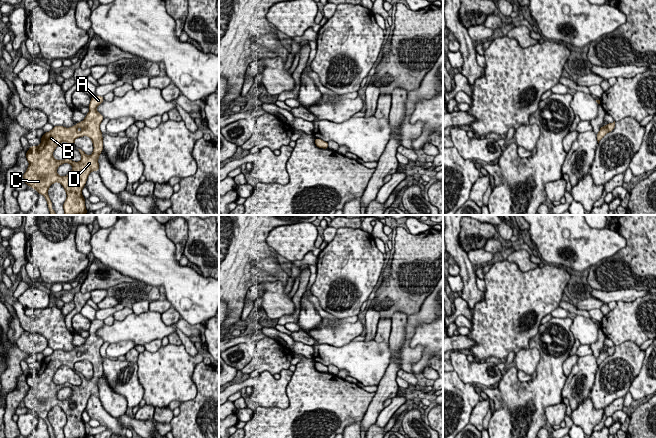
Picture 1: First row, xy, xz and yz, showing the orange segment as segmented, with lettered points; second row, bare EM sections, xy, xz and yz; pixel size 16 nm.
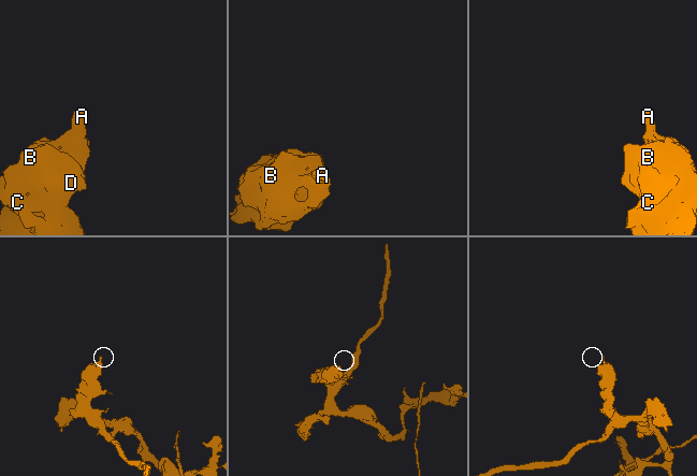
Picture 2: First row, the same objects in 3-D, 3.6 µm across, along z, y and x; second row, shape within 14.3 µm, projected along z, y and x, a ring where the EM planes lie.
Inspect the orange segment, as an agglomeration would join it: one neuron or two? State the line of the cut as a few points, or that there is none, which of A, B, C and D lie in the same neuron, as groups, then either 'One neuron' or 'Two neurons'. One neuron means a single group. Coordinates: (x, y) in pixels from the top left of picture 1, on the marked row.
No split. Groups: A B C D. One neuron

